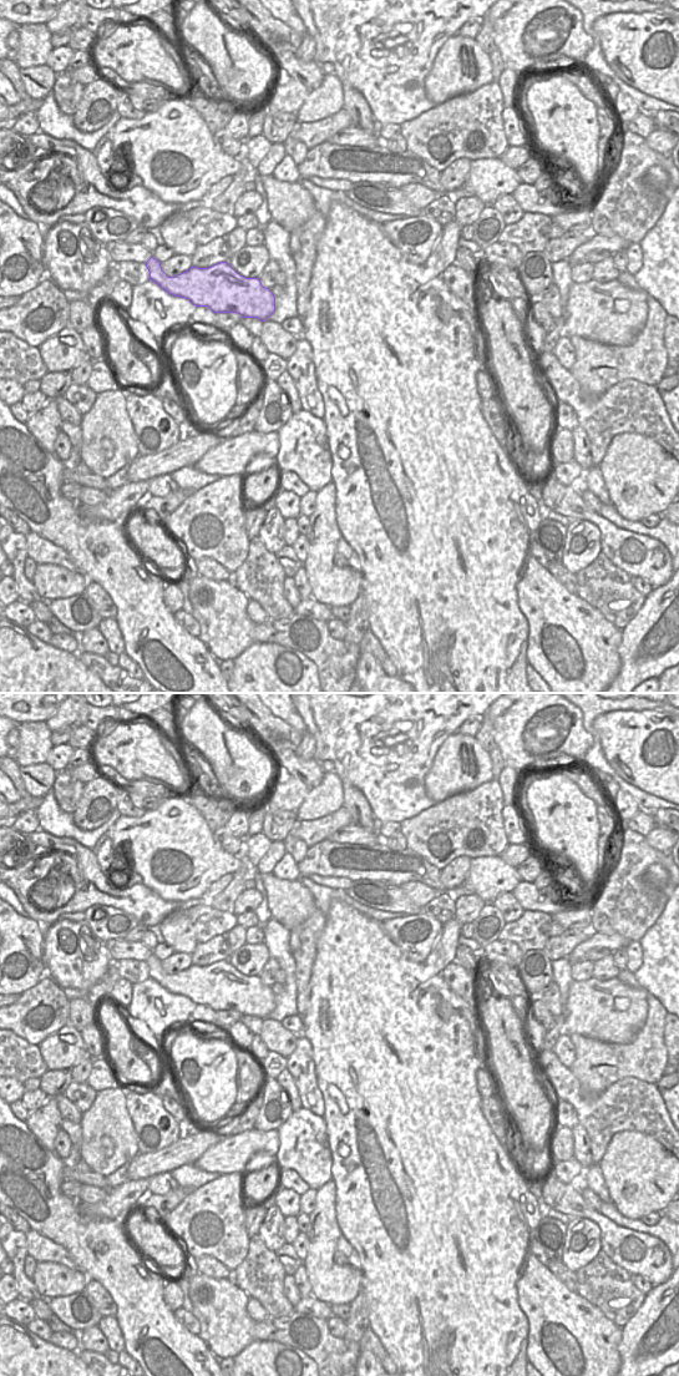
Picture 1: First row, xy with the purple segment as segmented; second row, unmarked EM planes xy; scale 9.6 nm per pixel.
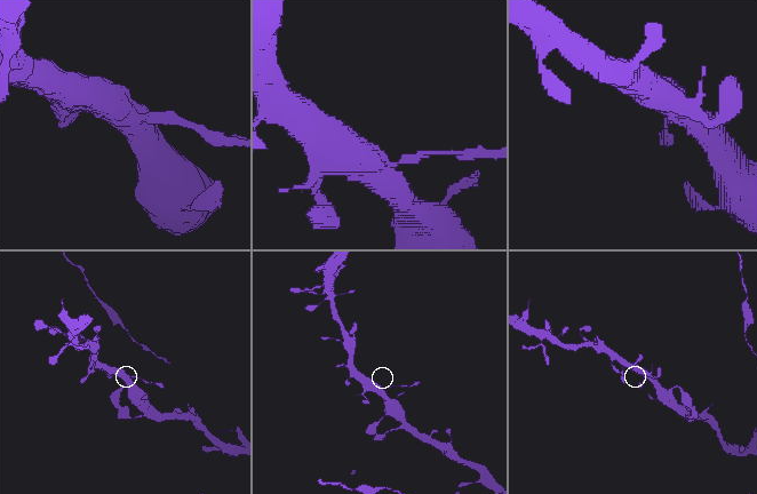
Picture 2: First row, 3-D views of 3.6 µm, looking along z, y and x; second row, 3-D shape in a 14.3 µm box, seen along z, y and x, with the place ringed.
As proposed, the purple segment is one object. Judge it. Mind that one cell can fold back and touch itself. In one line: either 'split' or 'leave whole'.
leave whole

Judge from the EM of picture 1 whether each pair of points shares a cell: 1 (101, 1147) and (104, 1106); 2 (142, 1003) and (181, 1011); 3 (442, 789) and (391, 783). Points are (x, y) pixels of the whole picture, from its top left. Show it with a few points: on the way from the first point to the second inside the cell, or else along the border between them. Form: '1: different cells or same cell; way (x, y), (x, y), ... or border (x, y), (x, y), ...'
1: same cell; way (104, 1137), (104, 1116)
2: same cell; way (152, 1010), (161, 1018), (171, 1011)
3: different cells; border (434, 759), (425, 775), (425, 794), (435, 803)

